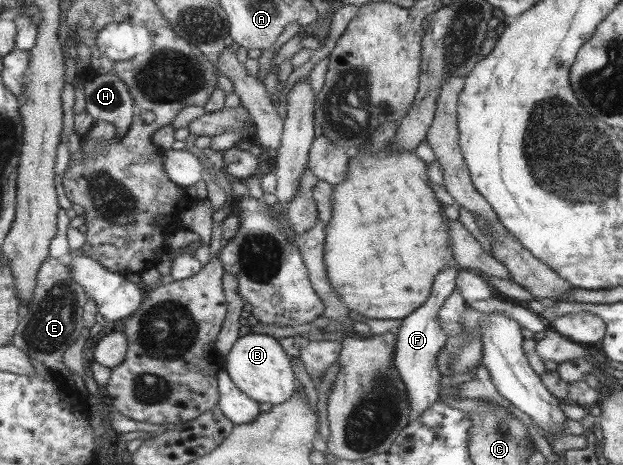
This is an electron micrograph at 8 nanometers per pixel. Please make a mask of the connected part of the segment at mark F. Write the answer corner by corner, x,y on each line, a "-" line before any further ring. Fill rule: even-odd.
445,266
432,283
432,294
428,297
428,301
401,320
400,327
397,329
393,364
400,375
401,381
405,384
408,405
414,414
427,410
440,396
439,380
441,375
437,372
434,354
439,352
447,336
444,330
441,330
437,325
437,312
443,306
447,295
455,288
457,272
458,270
455,270
455,268

